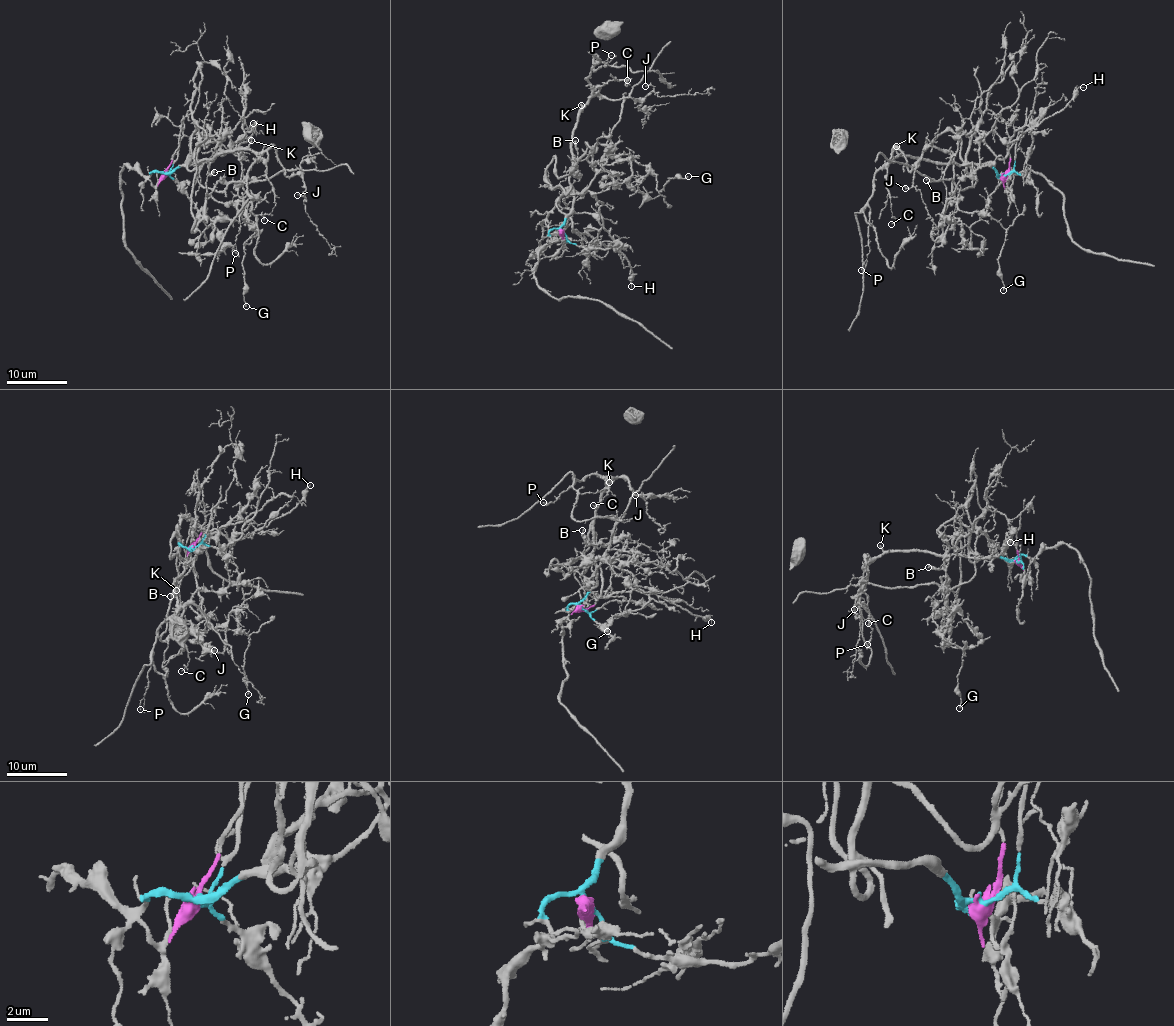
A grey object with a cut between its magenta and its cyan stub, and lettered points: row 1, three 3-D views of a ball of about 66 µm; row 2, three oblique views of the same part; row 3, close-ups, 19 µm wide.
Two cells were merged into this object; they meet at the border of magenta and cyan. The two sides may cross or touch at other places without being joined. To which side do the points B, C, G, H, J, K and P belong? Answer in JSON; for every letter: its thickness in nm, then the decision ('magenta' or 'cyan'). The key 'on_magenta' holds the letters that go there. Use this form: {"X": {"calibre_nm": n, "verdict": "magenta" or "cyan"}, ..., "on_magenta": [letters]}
{"B": {"calibre_nm": 190, "verdict": "magenta"}, "C": {"calibre_nm": 100, "verdict": "cyan"}, "G": {"calibre_nm": 130, "verdict": "magenta"}, "H": {"calibre_nm": 120, "verdict": "magenta"}, "J": {"calibre_nm": 80, "verdict": "cyan"}, "K": {"calibre_nm": 180, "verdict": "cyan"}, "P": {"calibre_nm": 80, "verdict": "cyan"}, "on_magenta": ["B", "G", "H"]}

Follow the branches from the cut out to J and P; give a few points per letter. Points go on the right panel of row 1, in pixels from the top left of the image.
J: (1003, 176), (986, 164), (893, 157), (896, 148), (909, 170), (916, 166), (912, 185), (905, 189)
P: (1003, 176), (986, 164), (951, 164), (900, 155), (894, 158), (874, 176), (869, 207), (870, 252), (861, 270)

